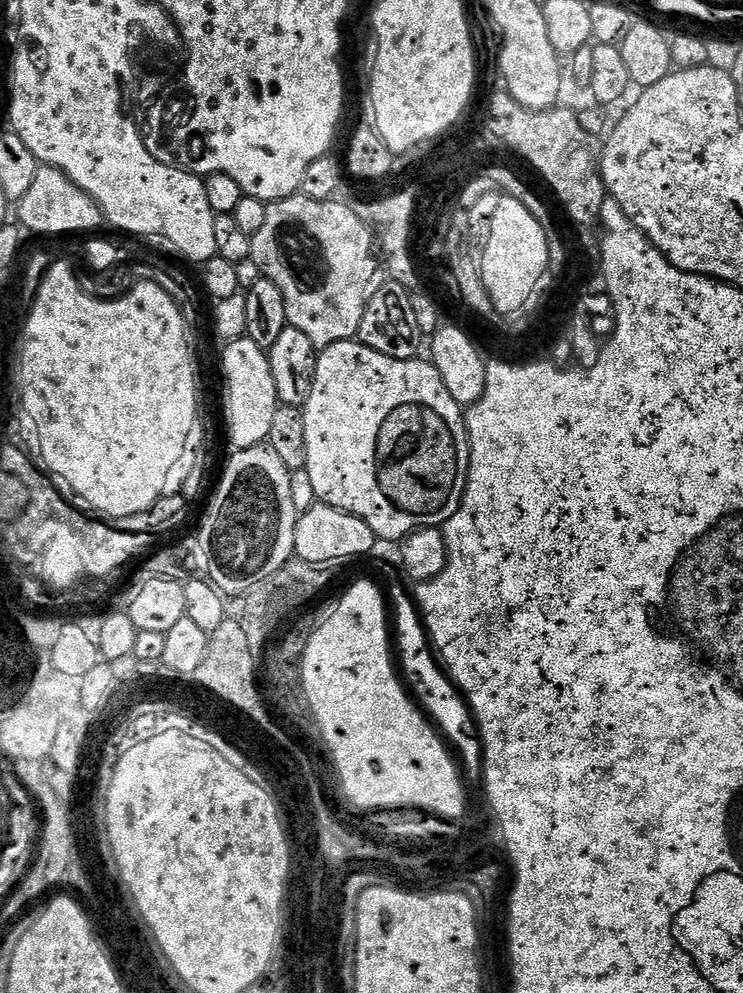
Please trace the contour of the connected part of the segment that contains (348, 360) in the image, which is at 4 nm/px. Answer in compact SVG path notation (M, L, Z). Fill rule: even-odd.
M359 339L334 342L319 349L310 398L302 407L306 422L306 469L319 503L329 504L331 508L362 518L362 522L370 526L370 530L380 542L400 542L422 528L440 528L456 513L468 485L468 425L462 405L452 397L450 390L446 390L446 382L442 382L438 370L427 359L390 358L386 354L378 354L378 350L370 350L360 343Z

